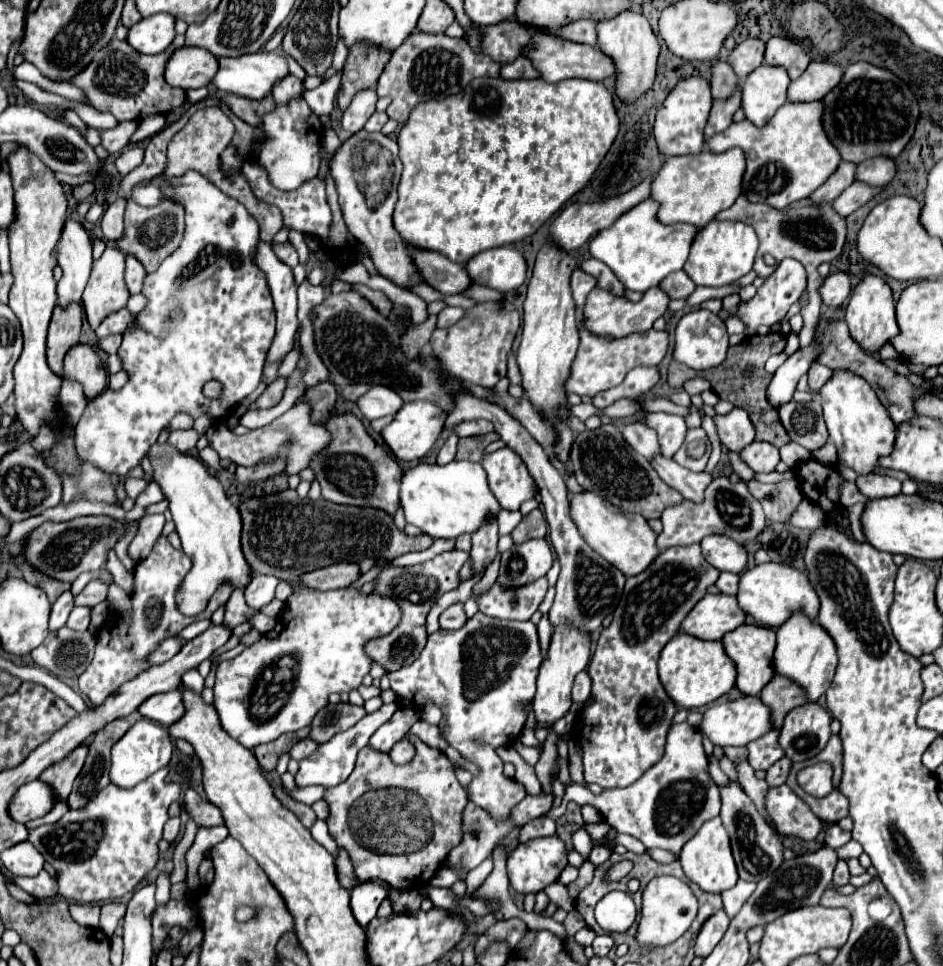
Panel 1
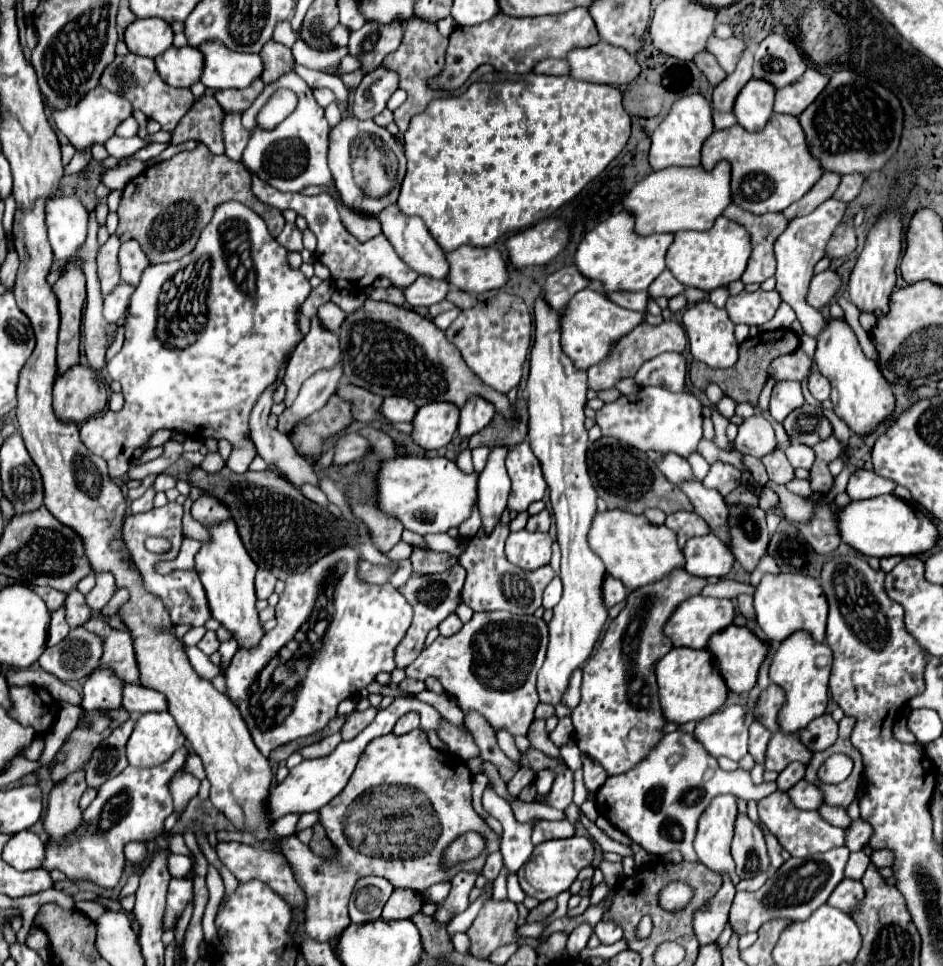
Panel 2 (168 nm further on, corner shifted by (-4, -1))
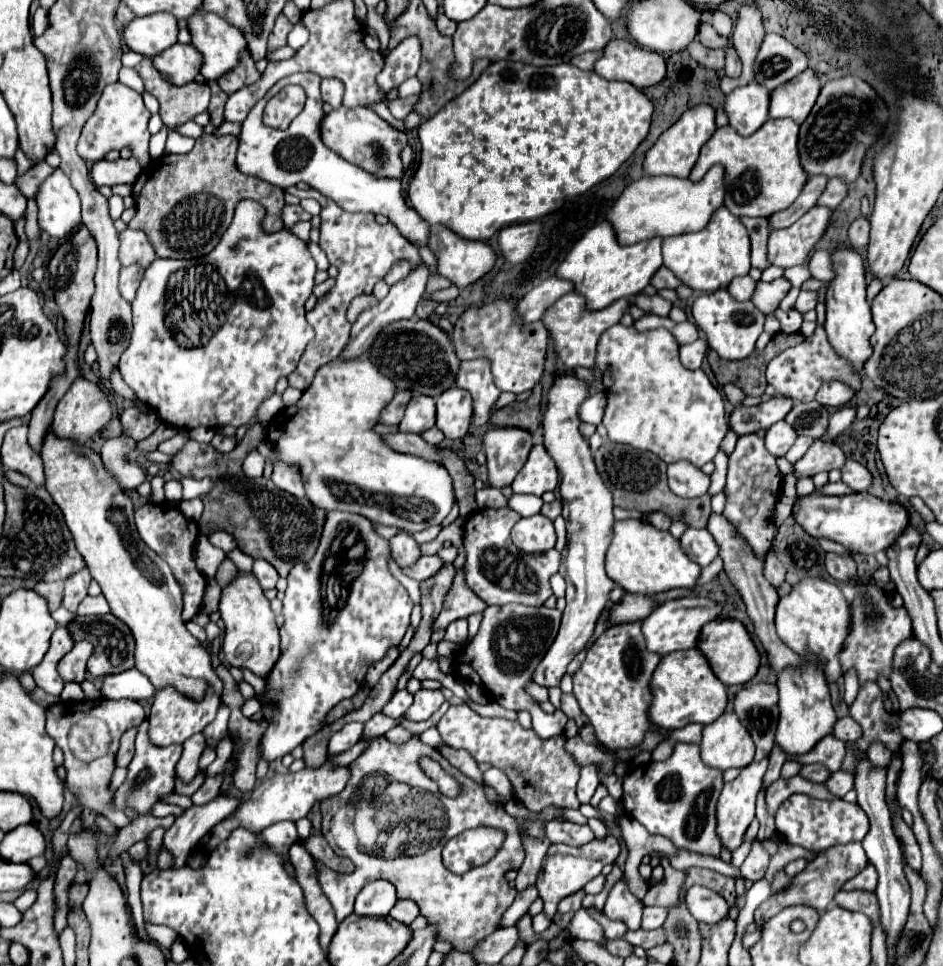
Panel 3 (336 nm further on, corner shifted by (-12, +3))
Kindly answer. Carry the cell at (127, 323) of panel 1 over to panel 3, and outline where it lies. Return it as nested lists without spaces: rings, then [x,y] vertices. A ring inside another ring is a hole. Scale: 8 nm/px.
[[[130,265],[130,267],[122,267],[120,269],[120,293],[126,301],[132,301],[134,295],[136,295],[136,289],[140,285],[140,279],[142,279],[142,267],[136,267],[136,265]]]

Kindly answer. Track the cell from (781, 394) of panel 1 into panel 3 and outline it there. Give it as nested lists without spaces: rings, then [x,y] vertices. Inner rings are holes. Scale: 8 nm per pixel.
[[[772,397],[766,403],[756,407],[738,405],[730,415],[730,429],[736,435],[756,433],[760,429],[768,429],[776,421],[784,419],[784,415],[792,409],[792,401],[788,397]]]

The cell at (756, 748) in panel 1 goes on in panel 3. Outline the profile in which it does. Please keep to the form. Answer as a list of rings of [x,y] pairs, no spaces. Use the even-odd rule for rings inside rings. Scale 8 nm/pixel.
[[[826,735],[822,741],[818,741],[814,745],[814,749],[810,753],[800,755],[796,761],[800,761],[800,763],[824,763],[830,771],[840,771],[844,755],[846,755],[846,745],[840,739]]]

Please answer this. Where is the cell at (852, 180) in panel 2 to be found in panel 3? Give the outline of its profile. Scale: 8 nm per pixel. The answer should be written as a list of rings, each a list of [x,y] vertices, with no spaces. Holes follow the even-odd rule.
[[[830,179],[828,187],[822,191],[820,199],[816,201],[816,205],[824,205],[824,207],[830,207],[830,209],[836,209],[840,205],[840,201],[846,197],[846,183],[842,179]]]

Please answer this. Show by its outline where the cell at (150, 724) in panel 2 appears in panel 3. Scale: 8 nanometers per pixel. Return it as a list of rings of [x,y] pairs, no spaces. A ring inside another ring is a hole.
[[[164,687],[164,689],[156,691],[154,701],[152,701],[152,711],[150,711],[150,731],[148,731],[150,741],[160,747],[184,743],[188,737],[192,737],[194,733],[200,733],[208,723],[214,721],[220,703],[222,703],[220,695],[212,687],[208,687],[204,699],[200,699],[200,701],[188,699],[174,687]]]

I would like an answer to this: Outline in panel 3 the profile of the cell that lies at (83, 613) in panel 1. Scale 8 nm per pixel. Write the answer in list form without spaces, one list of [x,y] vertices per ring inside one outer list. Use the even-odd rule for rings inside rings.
[[[88,567],[80,569],[78,573],[74,573],[72,577],[66,579],[66,583],[64,583],[64,599],[62,599],[62,605],[64,605],[68,611],[76,613],[80,601],[82,601],[82,599],[86,597],[86,593],[88,593],[90,581],[92,581],[92,577],[90,577]]]

